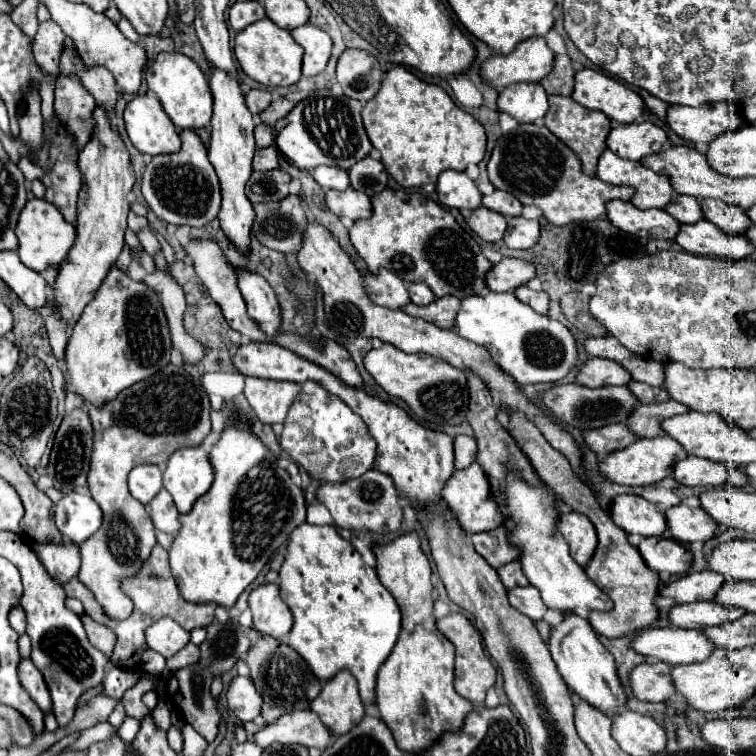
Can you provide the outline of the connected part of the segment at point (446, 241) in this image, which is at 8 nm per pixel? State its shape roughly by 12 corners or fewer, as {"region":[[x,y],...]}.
{"region":[[390,188],[350,242],[370,272],[436,298],[488,292],[492,264],[446,208]]}

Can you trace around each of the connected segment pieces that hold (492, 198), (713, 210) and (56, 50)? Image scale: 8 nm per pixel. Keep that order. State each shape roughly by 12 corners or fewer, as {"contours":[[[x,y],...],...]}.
{"contours":[[[494,190],[482,204],[502,216],[520,216],[522,204],[512,194]],[[702,200],[704,218],[728,234],[752,224],[742,208]],[[42,22],[34,40],[34,58],[46,72],[60,76],[58,60],[64,32]]]}

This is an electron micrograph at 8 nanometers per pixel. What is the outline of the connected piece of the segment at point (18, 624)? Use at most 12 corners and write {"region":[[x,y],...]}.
{"region":[[20,606],[8,614],[10,626],[24,634],[26,614]]}

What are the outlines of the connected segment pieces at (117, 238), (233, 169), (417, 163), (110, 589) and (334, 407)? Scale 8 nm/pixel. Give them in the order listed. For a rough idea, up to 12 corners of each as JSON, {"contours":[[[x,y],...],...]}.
{"contours":[[[104,106],[78,154],[78,234],[54,284],[76,324],[122,252],[130,154]],[[210,68],[208,158],[220,178],[218,220],[248,252],[254,122],[244,90]],[[406,66],[362,120],[402,188],[486,154],[482,124]],[[168,364],[102,408],[88,488],[100,530],[78,578],[128,618],[120,578],[156,546],[134,466],[164,464],[210,434],[198,378]],[[304,382],[282,450],[320,482],[368,472],[376,440],[320,384]]]}

